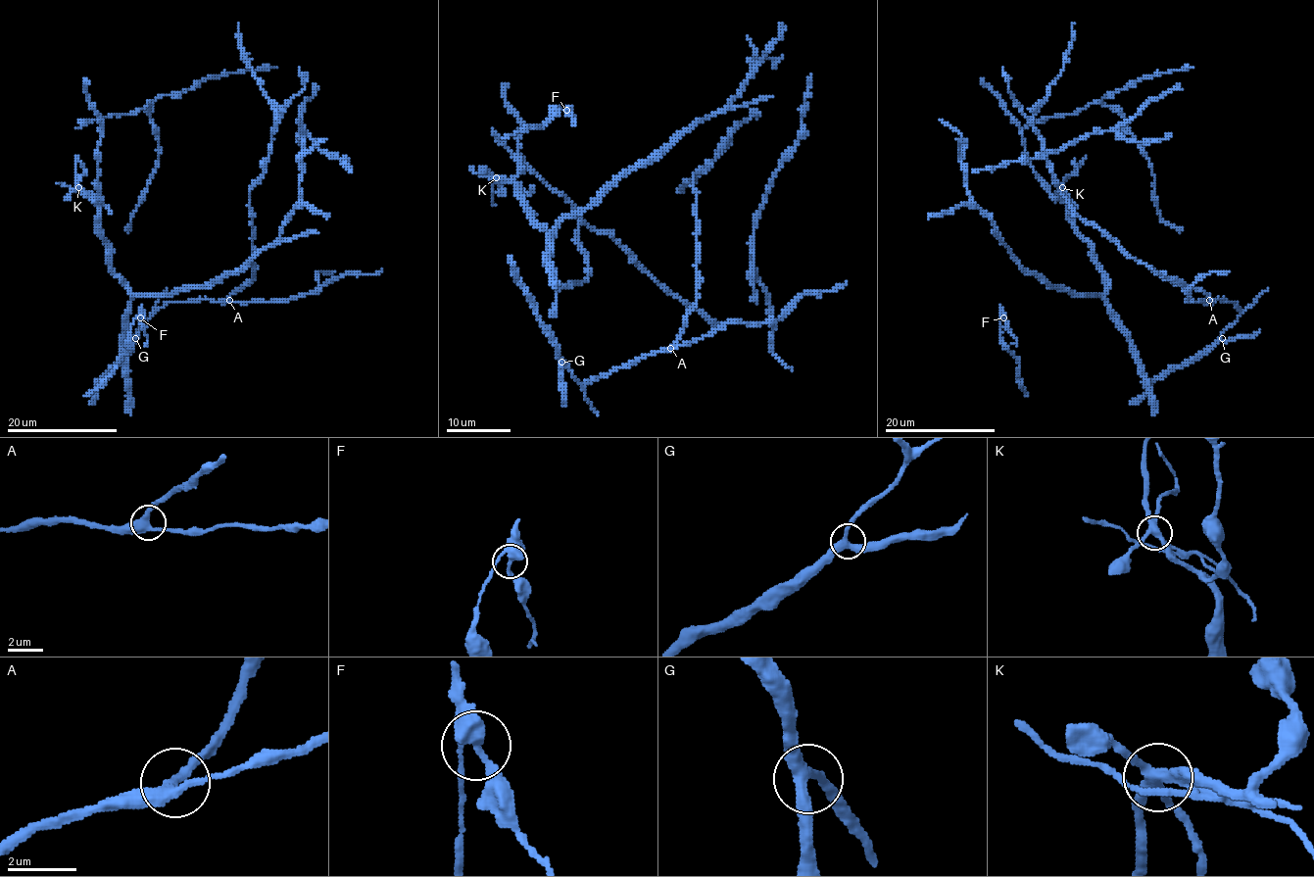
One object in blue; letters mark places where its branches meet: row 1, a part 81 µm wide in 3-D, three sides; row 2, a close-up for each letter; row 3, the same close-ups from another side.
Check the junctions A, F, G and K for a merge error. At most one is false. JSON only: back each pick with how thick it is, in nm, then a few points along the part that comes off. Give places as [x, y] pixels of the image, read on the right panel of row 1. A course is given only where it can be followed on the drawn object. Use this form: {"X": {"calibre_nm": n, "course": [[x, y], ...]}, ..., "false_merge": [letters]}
{"K": {"calibre_nm": 300, "course": [[1061, 186], [1075, 206], [1070, 215]]}, "false_merge": ["K"]}

